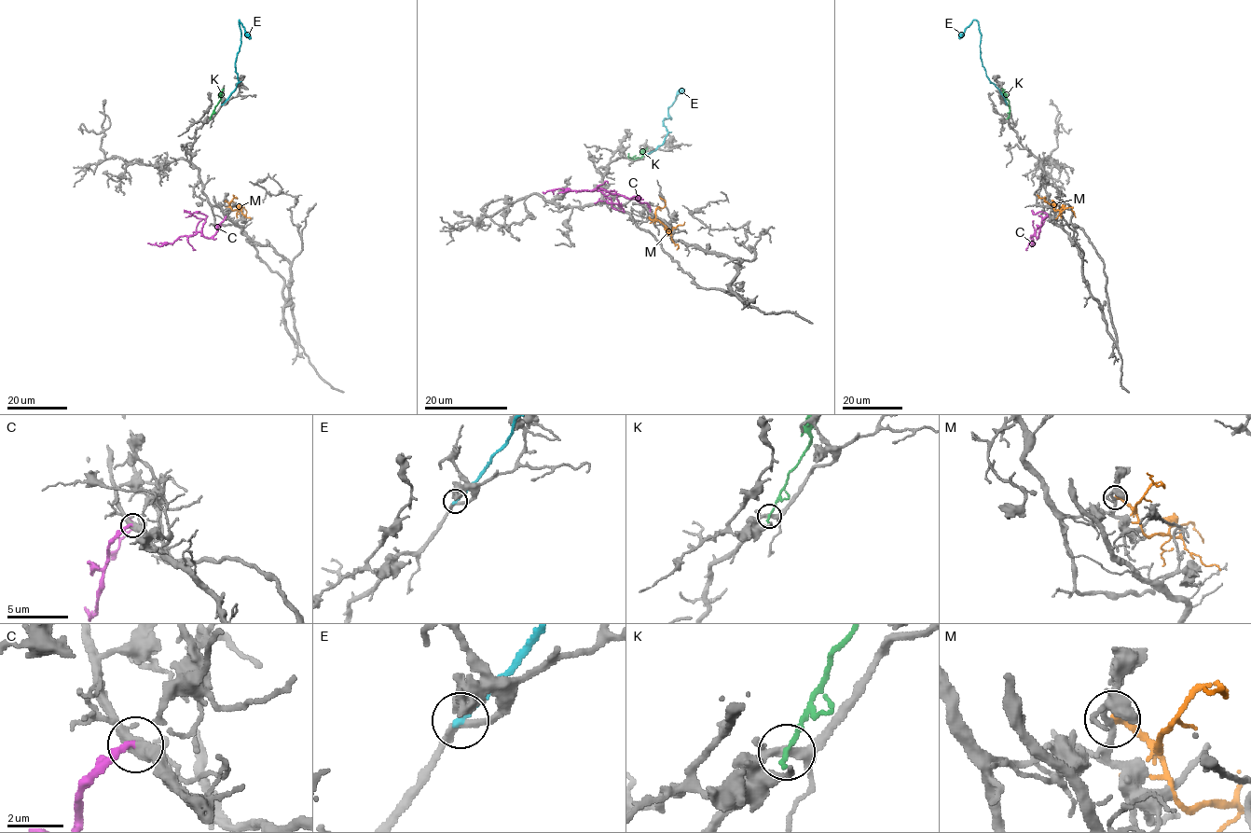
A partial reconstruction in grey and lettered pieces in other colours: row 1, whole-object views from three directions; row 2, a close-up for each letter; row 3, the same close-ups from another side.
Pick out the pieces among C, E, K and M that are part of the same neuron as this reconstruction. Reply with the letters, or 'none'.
C

